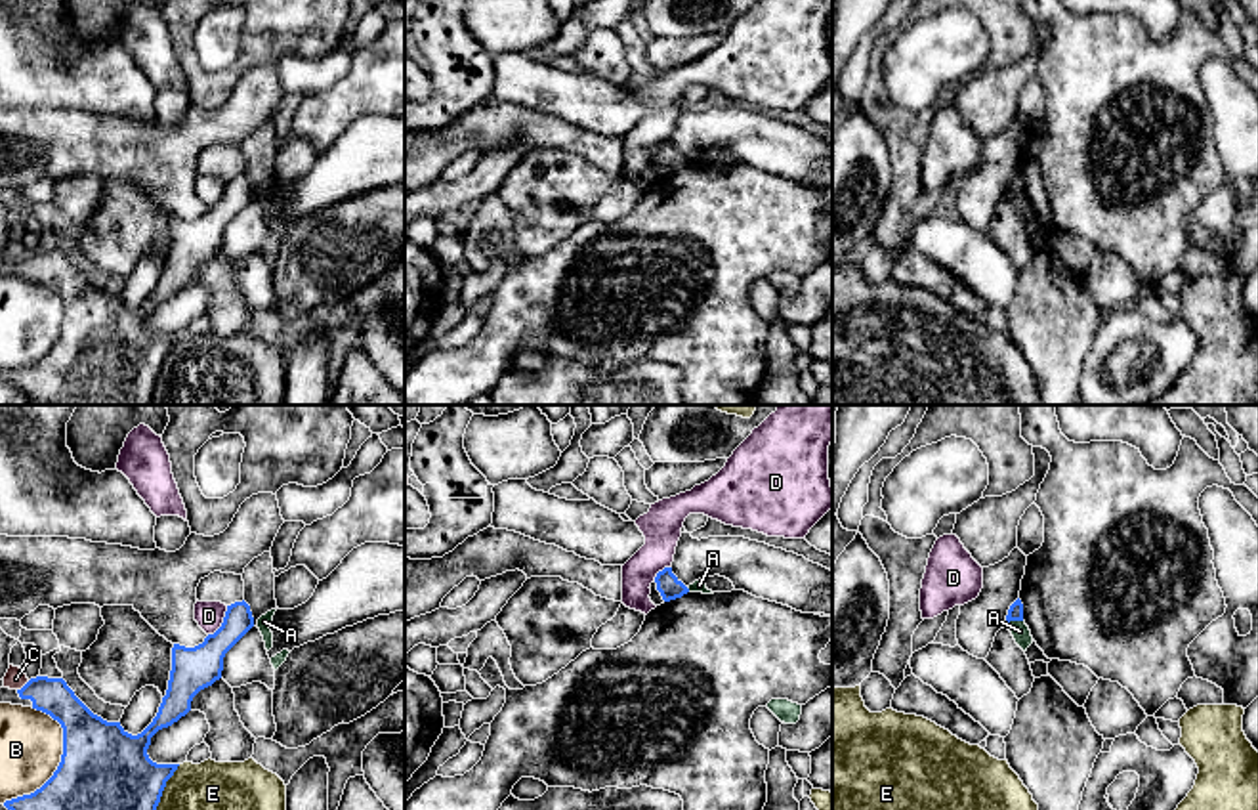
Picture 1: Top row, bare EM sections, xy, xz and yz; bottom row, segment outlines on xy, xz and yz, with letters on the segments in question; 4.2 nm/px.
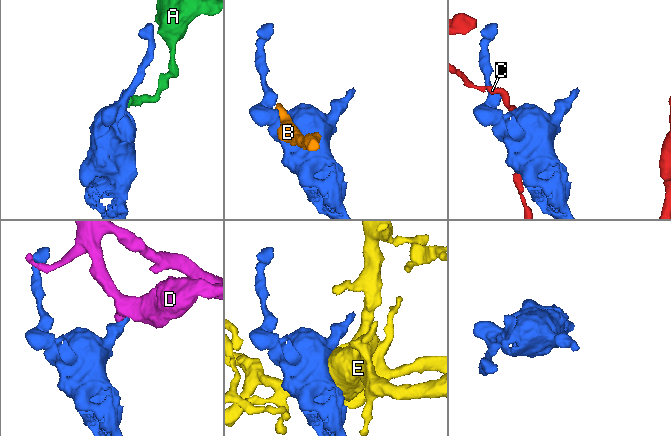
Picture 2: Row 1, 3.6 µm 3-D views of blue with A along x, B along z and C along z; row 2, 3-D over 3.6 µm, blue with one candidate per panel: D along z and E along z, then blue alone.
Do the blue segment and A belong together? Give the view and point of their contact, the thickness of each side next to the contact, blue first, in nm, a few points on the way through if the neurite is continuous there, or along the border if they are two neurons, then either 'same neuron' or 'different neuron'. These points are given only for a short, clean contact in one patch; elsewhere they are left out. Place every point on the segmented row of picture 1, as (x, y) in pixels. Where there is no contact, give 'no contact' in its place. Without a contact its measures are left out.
meets blue in yz at (1014, 619); 60 nm thick on the blue side, 80 nm on the other; border along yz (1022, 619), (1012, 619), (1006, 625); different neuron

